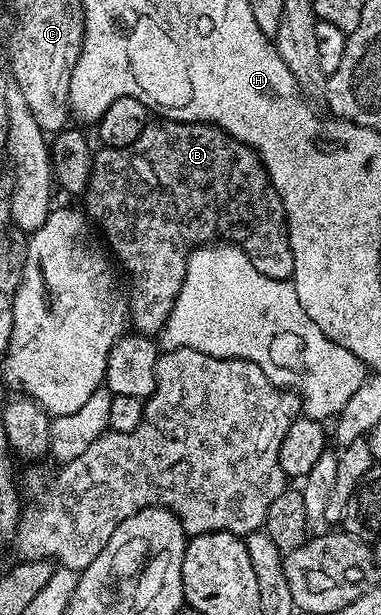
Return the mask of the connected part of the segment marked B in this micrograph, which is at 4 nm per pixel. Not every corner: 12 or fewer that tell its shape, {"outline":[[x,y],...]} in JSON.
{"outline":[[158,119],[98,147],[84,211],[129,324],[165,329],[194,248],[295,270],[253,149]]}

